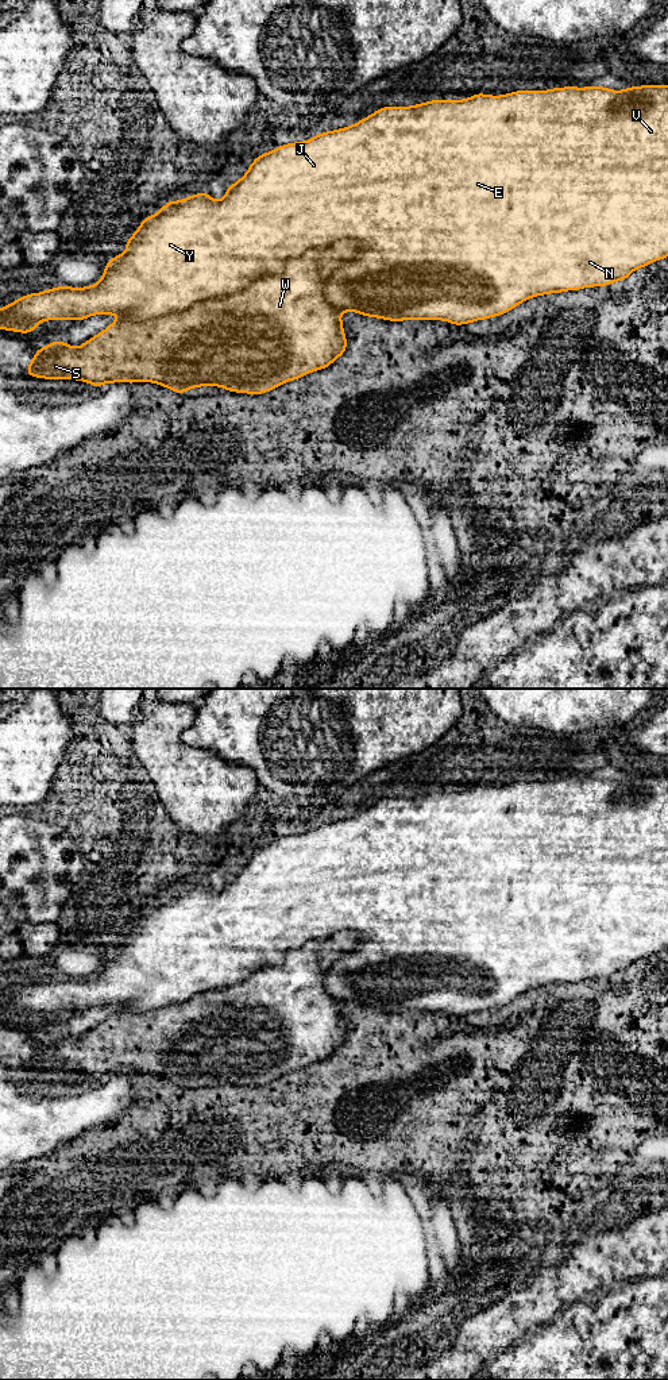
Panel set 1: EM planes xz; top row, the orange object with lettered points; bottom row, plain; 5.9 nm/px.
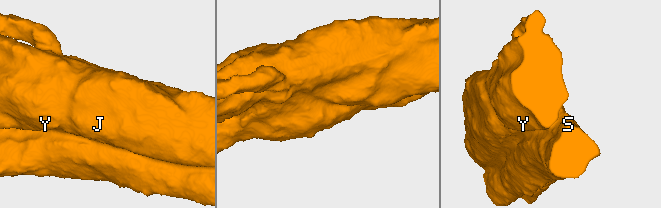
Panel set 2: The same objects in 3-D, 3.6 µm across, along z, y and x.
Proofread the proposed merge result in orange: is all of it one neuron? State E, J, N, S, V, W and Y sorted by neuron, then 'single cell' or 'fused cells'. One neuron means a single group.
E J N V Y / S W; fused cells

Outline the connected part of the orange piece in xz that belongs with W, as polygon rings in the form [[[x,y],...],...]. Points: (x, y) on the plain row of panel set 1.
[[[343,930],[328,940],[308,941],[289,949],[279,965],[259,970],[239,984],[201,991],[189,1001],[148,1011],[121,1009],[80,1038],[55,1032],[36,1041],[26,1065],[45,1071],[85,1072],[96,1080],[113,1073],[152,1073],[181,1086],[200,1078],[220,1078],[227,1083],[247,1086],[267,1084],[287,1072],[327,1060],[345,1044],[348,1036],[341,1002],[327,992],[324,974],[341,956],[355,951],[359,941],[359,933]]]

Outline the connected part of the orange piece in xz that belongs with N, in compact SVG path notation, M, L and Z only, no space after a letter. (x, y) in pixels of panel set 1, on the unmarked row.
M668 776L630 778L623 782L605 778L565 778L516 782L502 787L476 785L464 791L430 791L410 798L383 798L345 820L321 824L305 833L286 834L258 847L246 866L228 878L219 893L205 883L163 895L158 905L142 910L140 918L124 934L127 943L105 955L104 965L97 975L86 979L61 976L26 986L0 999L0 1021L30 1025L36 1022L40 1013L47 1011L81 1013L93 1006L148 1011L181 1003L201 991L239 984L259 970L279 965L289 949L300 948L308 941L328 940L343 930L359 933L359 947L341 956L324 974L327 992L341 1003L359 1003L360 1007L390 1013L445 1011L463 1017L507 1005L536 987L625 972L634 961L668 948Z

